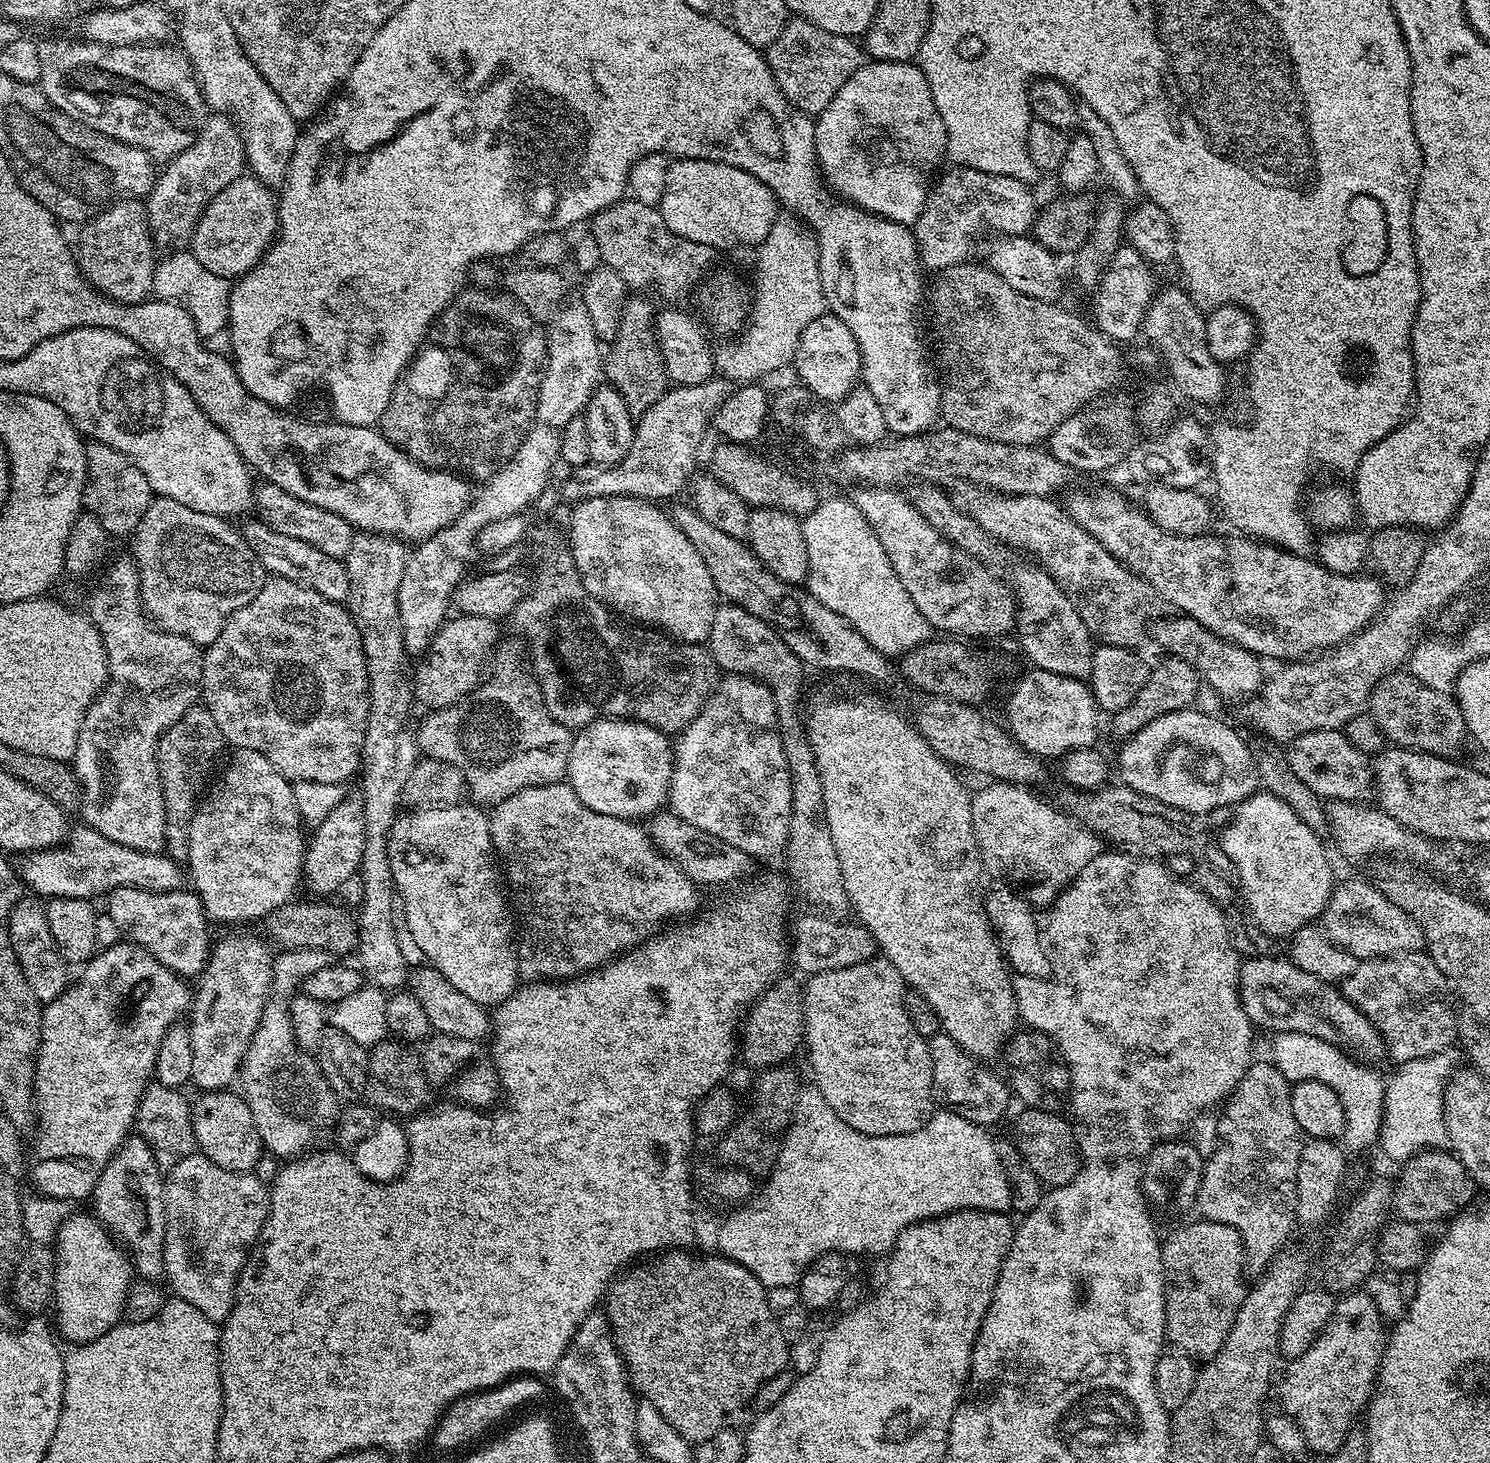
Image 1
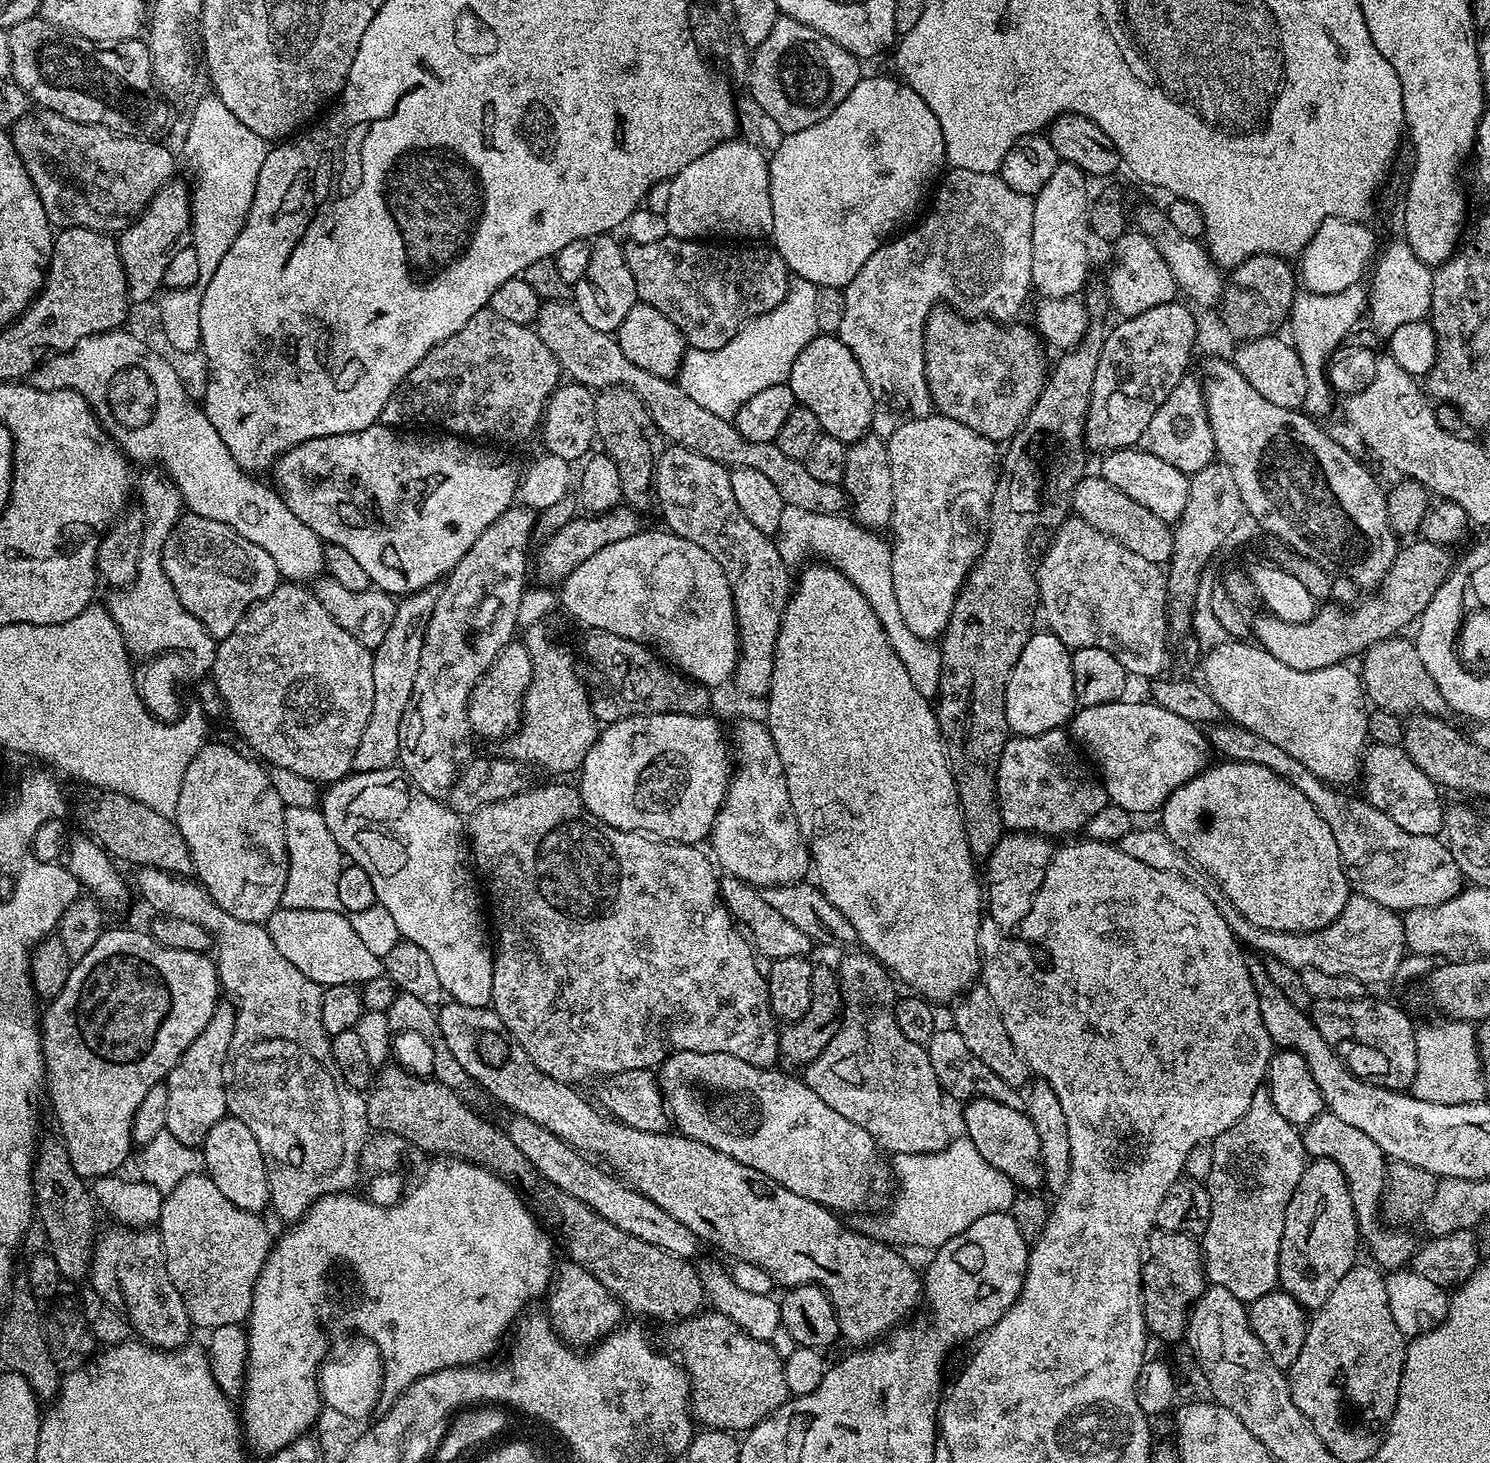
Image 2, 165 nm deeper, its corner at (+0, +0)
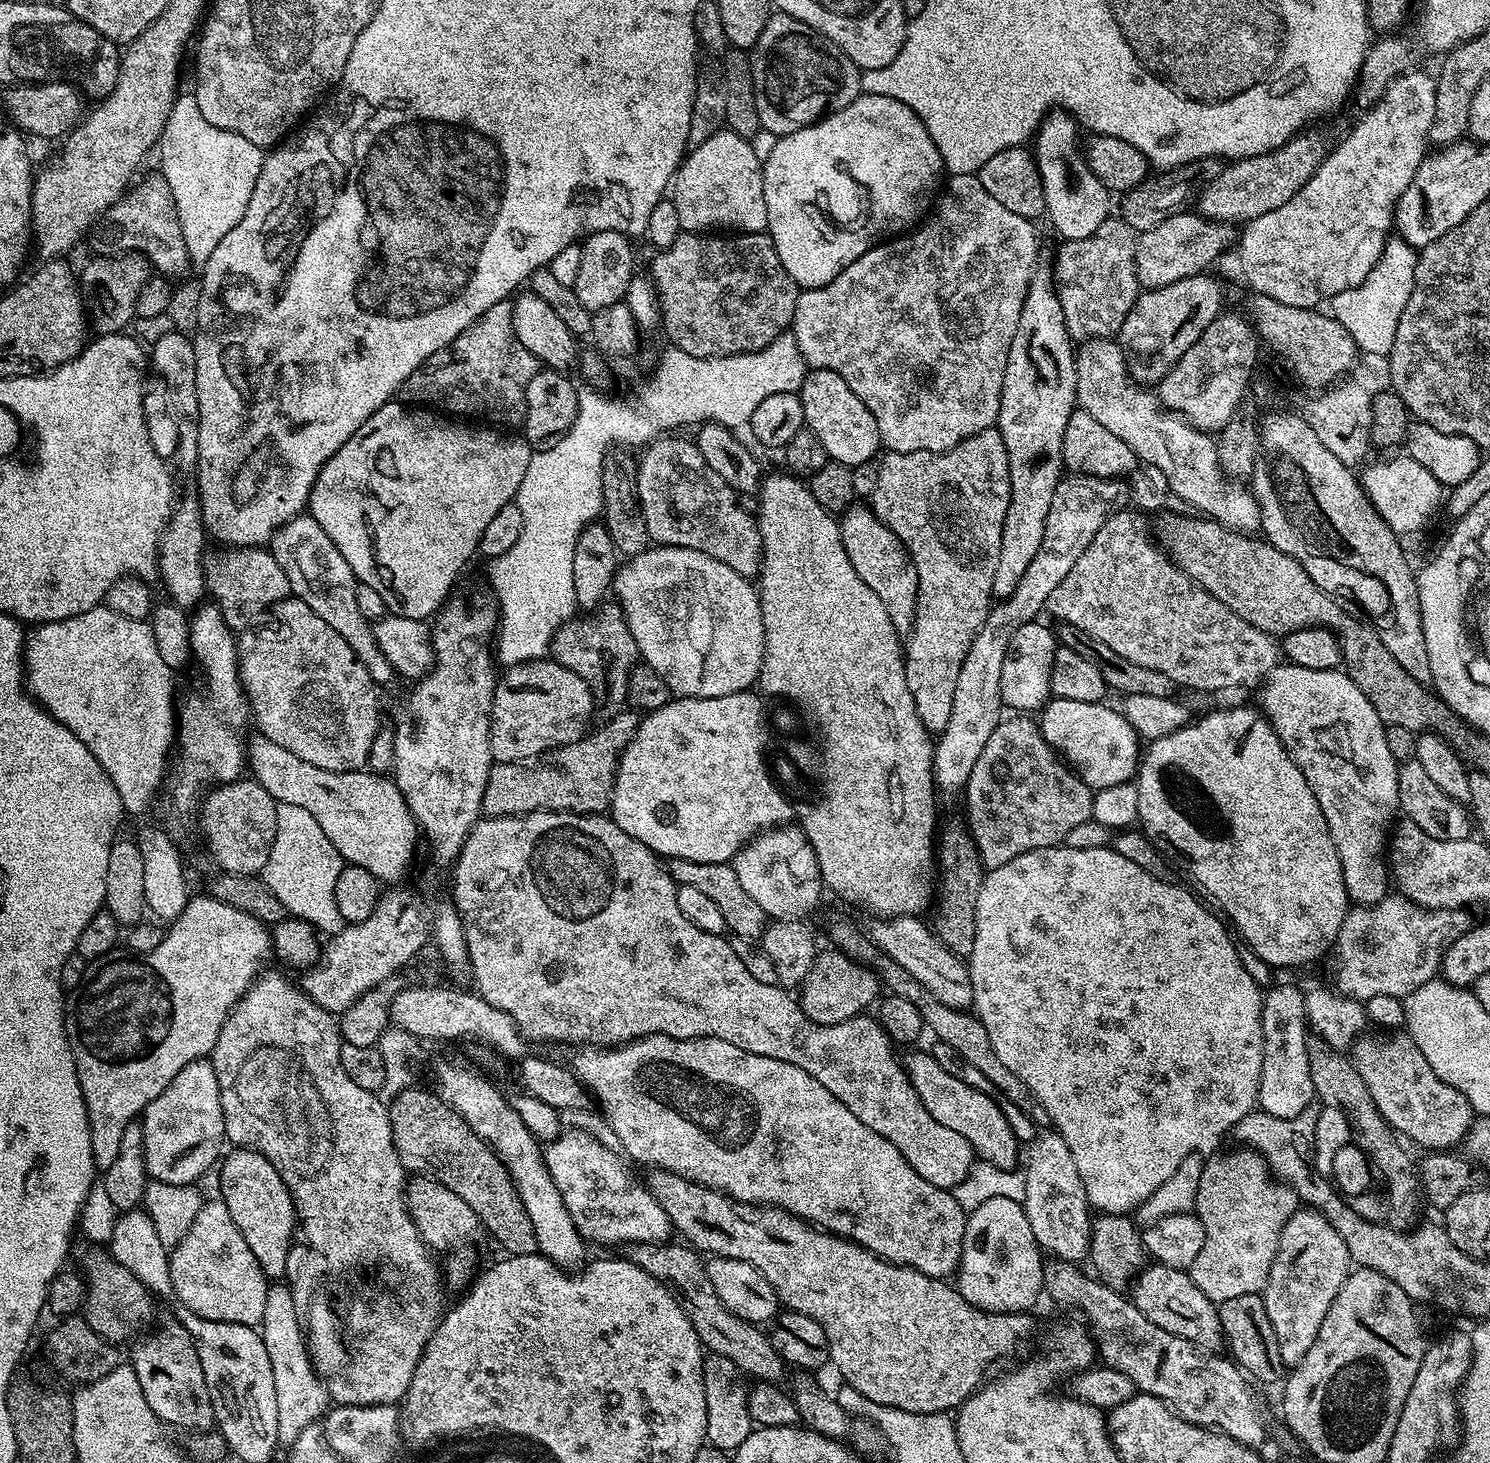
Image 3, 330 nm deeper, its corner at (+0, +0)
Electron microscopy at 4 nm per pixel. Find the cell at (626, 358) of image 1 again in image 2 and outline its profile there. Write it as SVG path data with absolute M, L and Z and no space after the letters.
M602 388L596 392L594 406L594 422L596 423L596 440L603 451L618 466L618 474L622 482L624 500L637 509L654 500L654 481L656 479L656 461L659 460L666 447L664 435L654 418L648 413L644 403L629 388Z

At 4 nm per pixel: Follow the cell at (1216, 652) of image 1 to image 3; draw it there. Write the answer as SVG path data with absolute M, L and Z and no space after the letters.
M1287 662L1281 663L1259 685L1258 707L1278 734L1282 746L1290 758L1302 770L1334 838L1338 850L1338 862L1342 862L1342 878L1346 882L1348 899L1353 905L1376 904L1390 892L1390 864L1386 859L1386 849L1394 821L1400 812L1398 798L1398 774L1400 769L1386 743L1386 725L1378 718L1378 710L1370 706L1370 698L1354 686L1348 673L1331 668L1330 670L1306 670Z

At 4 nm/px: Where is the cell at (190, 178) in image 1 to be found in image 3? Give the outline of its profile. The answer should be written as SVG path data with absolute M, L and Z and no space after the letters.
M96 254L91 258L93 260L78 272L80 294L84 297L84 307L88 313L91 331L97 337L112 338L120 334L120 331L134 320L138 294L142 294L150 279L150 265L139 254L111 256Z

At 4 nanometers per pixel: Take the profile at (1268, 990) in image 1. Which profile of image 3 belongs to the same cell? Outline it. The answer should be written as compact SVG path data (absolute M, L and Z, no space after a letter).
M1400 1030L1373 1033L1373 1036L1357 1036L1350 1056L1382 1118L1405 1141L1413 1140L1418 1147L1424 1148L1420 1150L1455 1149L1474 1119L1470 1102L1430 1070L1430 1062L1426 1062L1411 1036Z

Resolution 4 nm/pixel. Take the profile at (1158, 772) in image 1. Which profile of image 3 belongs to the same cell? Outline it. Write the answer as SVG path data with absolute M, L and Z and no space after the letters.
M1052 698L1038 716L1042 738L1070 765L1086 786L1094 790L1107 790L1129 783L1139 769L1142 744L1136 731L1115 707L1107 708L1101 702L1070 702Z

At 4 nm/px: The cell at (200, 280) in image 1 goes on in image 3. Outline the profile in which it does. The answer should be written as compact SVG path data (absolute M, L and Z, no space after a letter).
M177 95L172 110L168 115L166 126L160 135L158 153L160 152L159 175L170 182L170 191L174 194L174 206L178 210L178 218L182 226L182 238L186 238L186 250L190 254L193 265L203 266L210 254L218 247L218 242L242 222L242 214L246 214L246 206L250 206L250 194L254 194L254 182L258 182L258 174L264 165L265 149L254 142L242 138L242 134L234 134L230 130L222 130L218 126L210 126L206 118L202 118L202 110L198 110L195 95Z

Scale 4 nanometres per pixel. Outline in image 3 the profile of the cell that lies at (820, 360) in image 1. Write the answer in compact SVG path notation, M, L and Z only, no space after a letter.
M811 369L805 375L798 395L807 431L818 434L818 442L826 446L829 461L856 470L876 451L881 451L878 422L874 422L874 414L870 414L870 410L866 410L866 402L862 402L862 398L846 386L846 378L842 378L842 374L834 370Z

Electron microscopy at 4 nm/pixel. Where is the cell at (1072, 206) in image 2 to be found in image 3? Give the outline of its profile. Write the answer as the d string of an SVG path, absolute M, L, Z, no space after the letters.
M1040 266L1032 276L1022 318L1018 318L1018 330L1014 330L1014 342L1010 342L995 422L1006 446L1012 491L1002 546L998 550L998 566L994 569L992 594L997 601L1014 594L1018 582L1022 582L1022 574L1026 574L1034 554L1038 554L1038 546L1042 546L1046 514L1050 514L1054 490L1065 471L1062 442L1066 422L1070 422L1070 414L1077 408L1074 341L1068 335L1053 273Z

